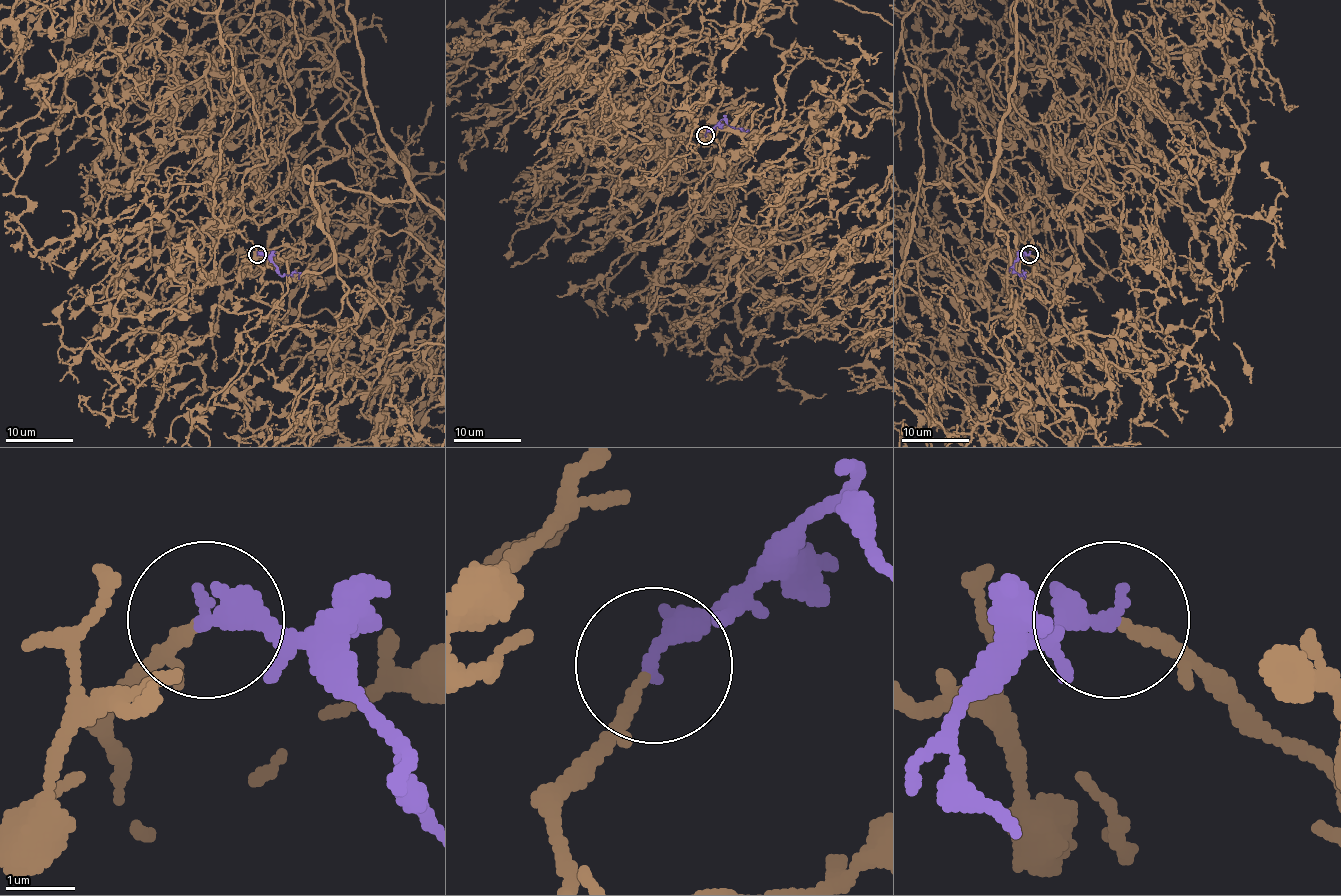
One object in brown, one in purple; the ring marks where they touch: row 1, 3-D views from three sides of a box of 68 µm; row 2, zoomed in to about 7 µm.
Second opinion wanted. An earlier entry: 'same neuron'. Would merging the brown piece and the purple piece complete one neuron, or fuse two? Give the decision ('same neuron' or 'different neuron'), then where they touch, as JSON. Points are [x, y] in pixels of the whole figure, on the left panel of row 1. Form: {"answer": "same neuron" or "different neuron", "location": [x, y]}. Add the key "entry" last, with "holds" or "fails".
{"answer": "same neuron", "location": [257, 254], "entry": "holds"}

